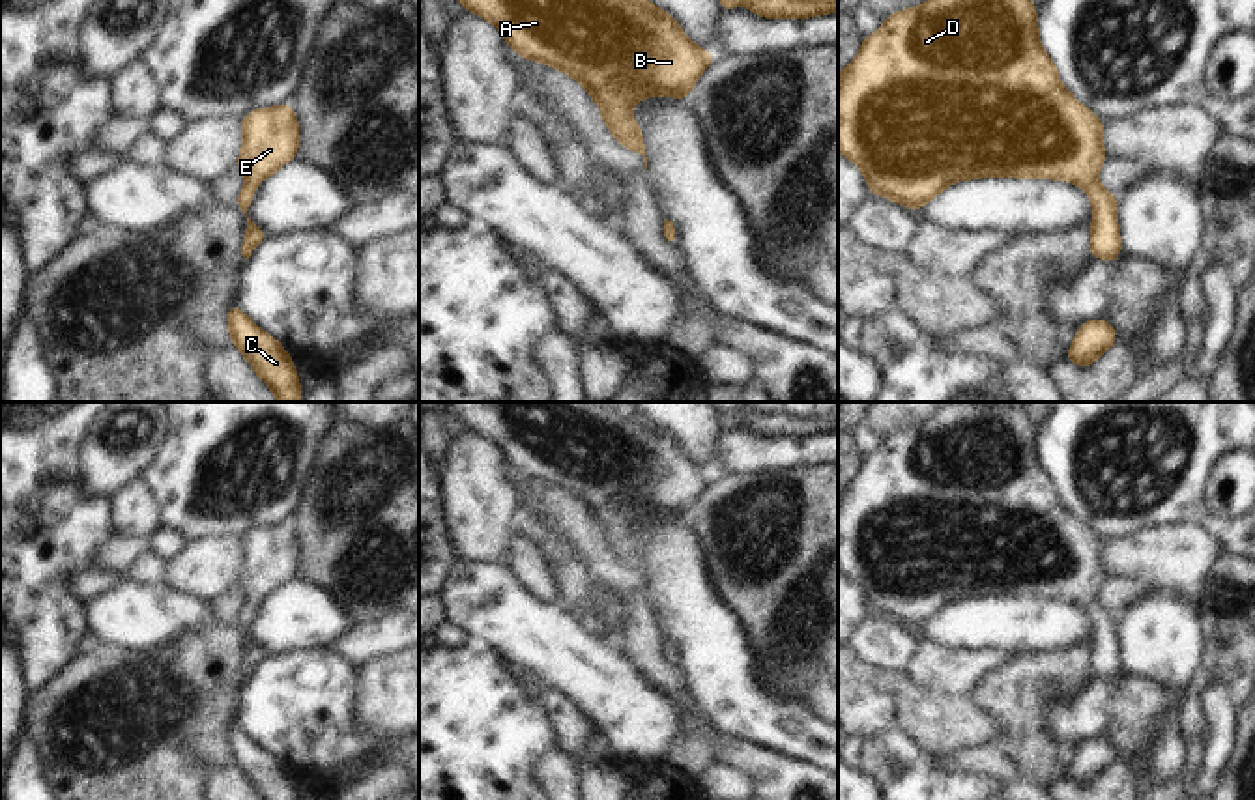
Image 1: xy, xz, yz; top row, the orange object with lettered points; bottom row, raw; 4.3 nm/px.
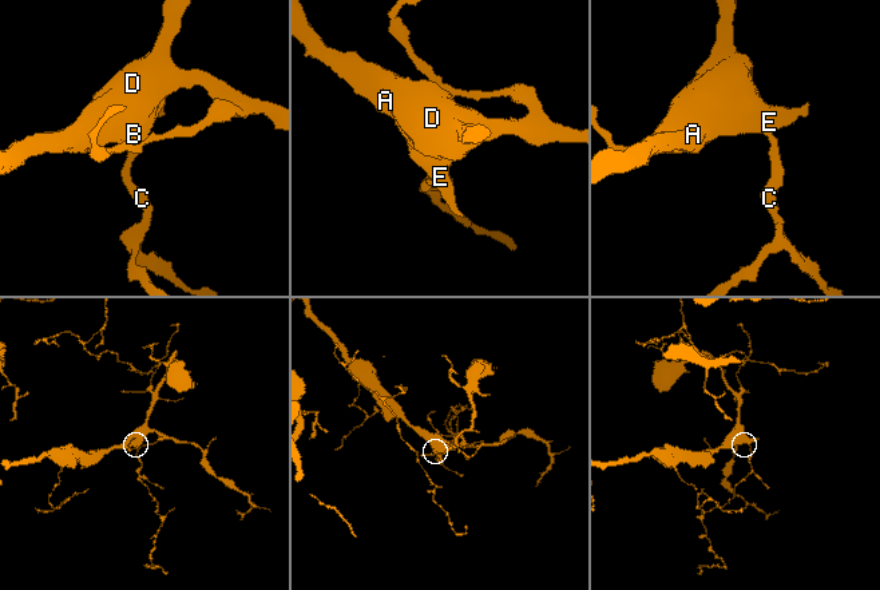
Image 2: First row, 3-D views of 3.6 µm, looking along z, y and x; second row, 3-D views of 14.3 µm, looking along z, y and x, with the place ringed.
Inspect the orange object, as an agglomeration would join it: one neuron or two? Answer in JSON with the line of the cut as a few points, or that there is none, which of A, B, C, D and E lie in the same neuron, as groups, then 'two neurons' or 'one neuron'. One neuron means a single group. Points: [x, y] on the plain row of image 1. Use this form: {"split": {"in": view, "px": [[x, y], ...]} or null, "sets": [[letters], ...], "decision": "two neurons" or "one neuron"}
{"split": null, "sets": [["A", "B", "C", "D", "E"]], "decision": "one neuron"}

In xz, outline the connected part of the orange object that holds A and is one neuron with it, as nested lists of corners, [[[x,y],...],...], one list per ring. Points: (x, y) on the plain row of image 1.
[[[447,402],[447,404],[453,409],[453,413],[468,426],[469,432],[479,434],[479,436],[486,437],[488,441],[496,443],[499,447],[499,450],[503,452],[507,464],[514,471],[518,471],[526,479],[542,480],[546,484],[561,488],[561,490],[569,492],[574,499],[584,503],[587,512],[595,520],[595,523],[600,527],[604,540],[606,540],[608,548],[612,550],[613,557],[621,564],[640,572],[645,579],[645,583],[643,583],[645,589],[647,589],[645,563],[642,559],[642,548],[630,533],[630,525],[638,518],[645,518],[649,514],[656,514],[656,516],[671,514],[675,518],[688,518],[690,508],[698,501],[701,490],[707,488],[713,480],[713,473],[705,467],[698,467],[696,462],[681,450],[677,439],[668,430],[662,430],[660,426],[649,422],[640,413],[636,413],[632,417],[623,417],[613,407],[599,404],[599,402]]]

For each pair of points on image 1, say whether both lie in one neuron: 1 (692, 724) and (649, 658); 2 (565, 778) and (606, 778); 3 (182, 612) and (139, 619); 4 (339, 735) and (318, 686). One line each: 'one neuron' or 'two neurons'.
1: one neuron
2: two neurons
3: one neuron
4: one neuron

